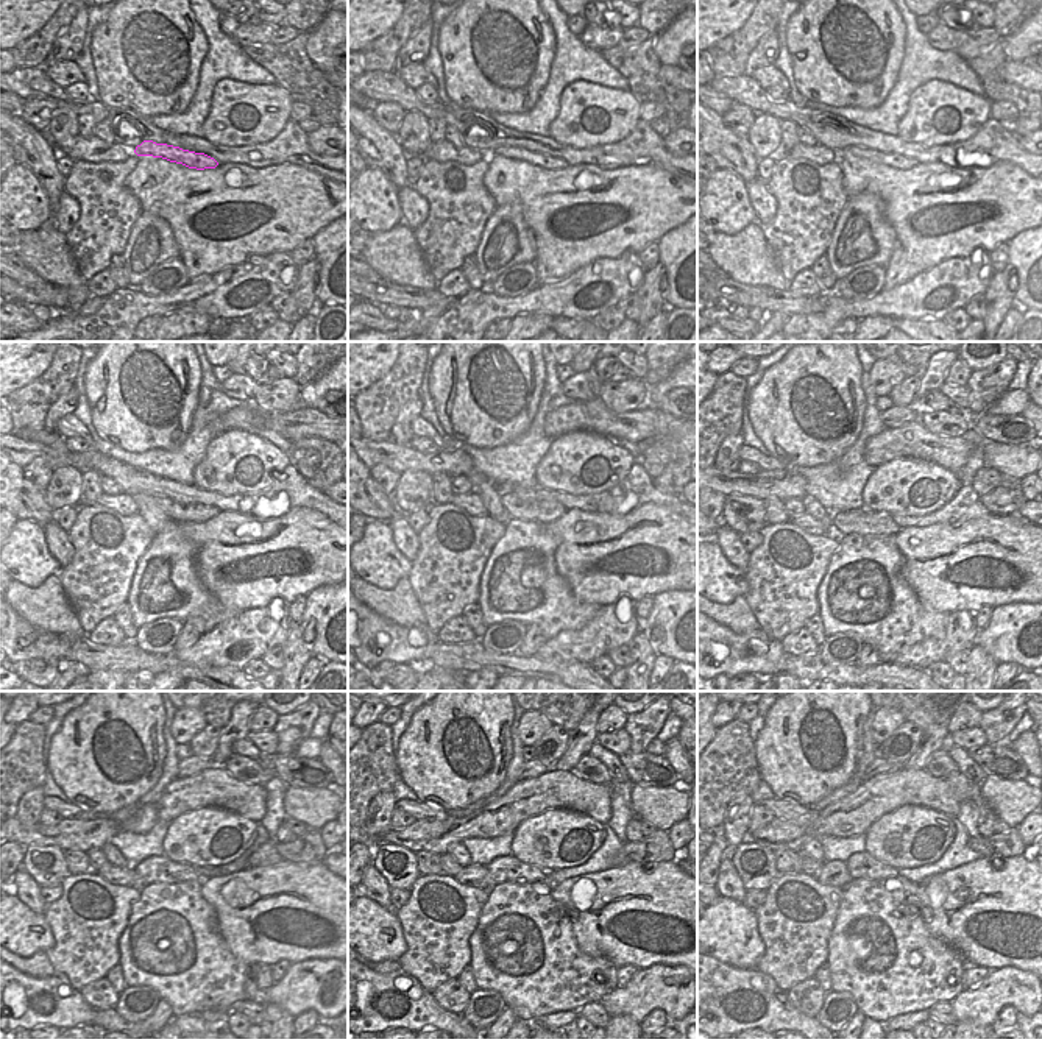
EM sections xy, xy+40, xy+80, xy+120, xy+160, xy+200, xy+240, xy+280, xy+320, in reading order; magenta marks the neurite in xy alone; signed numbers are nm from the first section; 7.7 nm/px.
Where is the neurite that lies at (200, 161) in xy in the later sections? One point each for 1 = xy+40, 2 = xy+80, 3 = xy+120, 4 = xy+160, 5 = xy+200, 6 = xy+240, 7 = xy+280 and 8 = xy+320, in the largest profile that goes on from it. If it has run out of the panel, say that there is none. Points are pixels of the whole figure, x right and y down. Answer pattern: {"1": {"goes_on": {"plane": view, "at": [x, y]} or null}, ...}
{"1": {"goes_on": {"plane": "xy+40", "at": [549, 163]}}, "2": {"goes_on": {"plane": "xy+80", "at": [893, 159]}}, "3": {"goes_on": {"plane": "xy+120", "at": [180, 512]}}, "4": {"goes_on": {"plane": "xy+160", "at": [543, 512]}}, "5": {"goes_on": {"plane": "xy+200", "at": [858, 520]}}, "6": {"goes_on": {"plane": "xy+240", "at": [158, 869]}}, "7": {"goes_on": {"plane": "xy+280", "at": [509, 868]}}, "8": {"goes_on": {"plane": "xy+320", "at": [861, 866]}}}

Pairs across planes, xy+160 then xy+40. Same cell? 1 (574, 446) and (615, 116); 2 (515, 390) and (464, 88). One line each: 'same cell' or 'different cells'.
1: same cell
2: same cell

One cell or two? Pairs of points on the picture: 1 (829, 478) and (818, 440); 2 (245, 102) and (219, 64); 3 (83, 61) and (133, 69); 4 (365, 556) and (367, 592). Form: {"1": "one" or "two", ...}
{"1": "two", "2": "two", "3": "two", "4": "two"}

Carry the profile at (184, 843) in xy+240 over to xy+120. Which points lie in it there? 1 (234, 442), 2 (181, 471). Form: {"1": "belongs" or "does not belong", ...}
{"1": "belongs", "2": "does not belong"}

